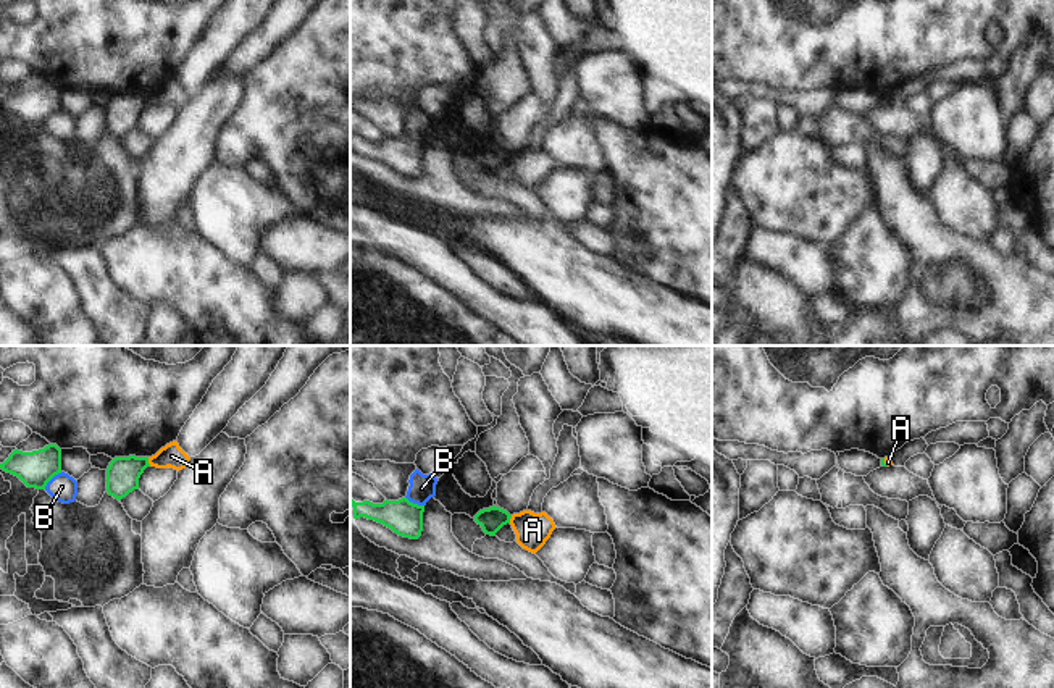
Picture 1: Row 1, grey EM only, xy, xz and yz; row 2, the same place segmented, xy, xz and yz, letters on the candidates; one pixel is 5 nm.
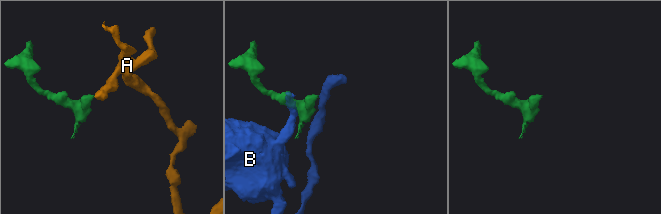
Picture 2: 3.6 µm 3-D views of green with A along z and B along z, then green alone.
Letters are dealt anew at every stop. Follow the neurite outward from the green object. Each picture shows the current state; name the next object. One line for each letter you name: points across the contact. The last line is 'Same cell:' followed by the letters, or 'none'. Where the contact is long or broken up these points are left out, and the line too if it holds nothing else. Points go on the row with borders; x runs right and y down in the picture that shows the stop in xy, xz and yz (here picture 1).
Same cell: none

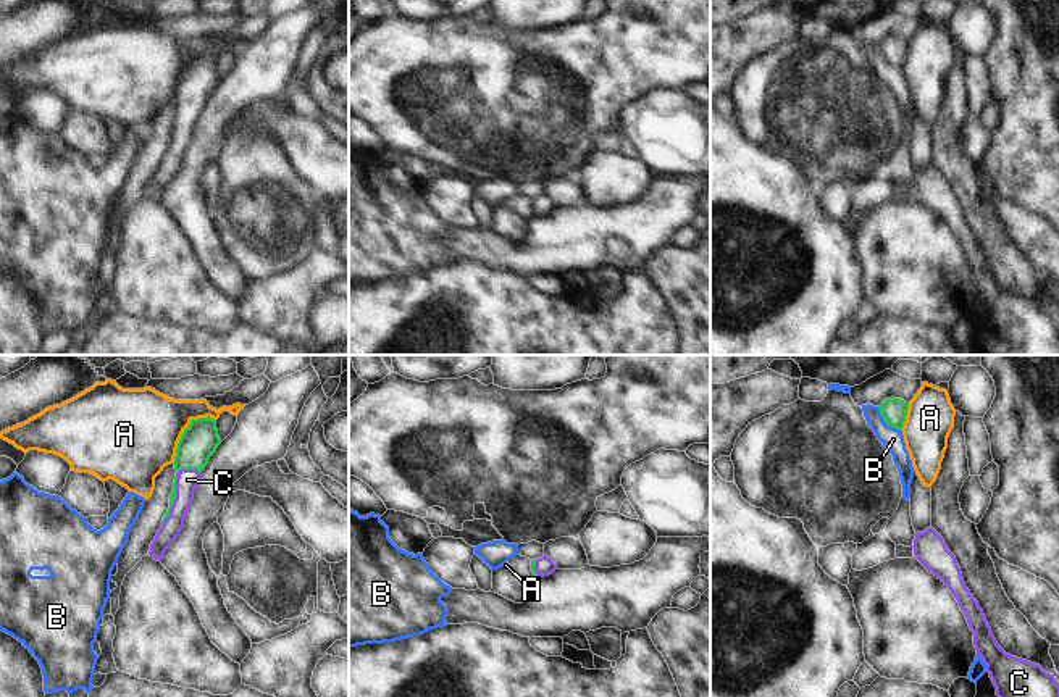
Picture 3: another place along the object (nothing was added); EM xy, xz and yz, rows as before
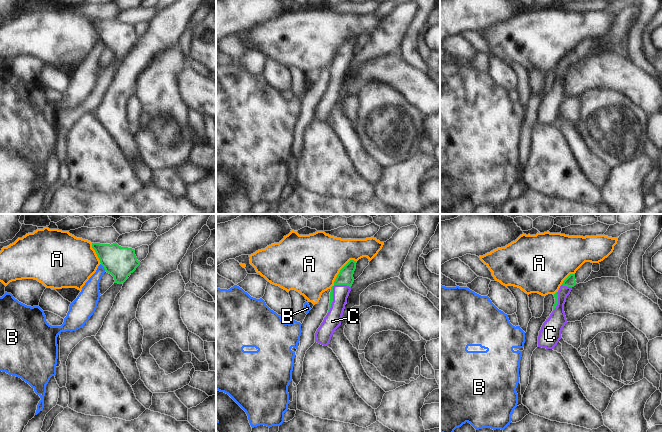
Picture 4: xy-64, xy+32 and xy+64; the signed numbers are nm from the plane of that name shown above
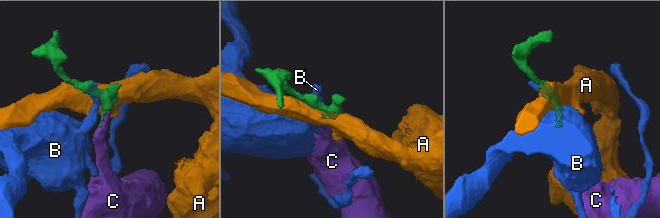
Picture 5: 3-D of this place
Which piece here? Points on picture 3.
C: Path across: xy (196, 446), (175, 489), (188, 479)
Same cell: C

